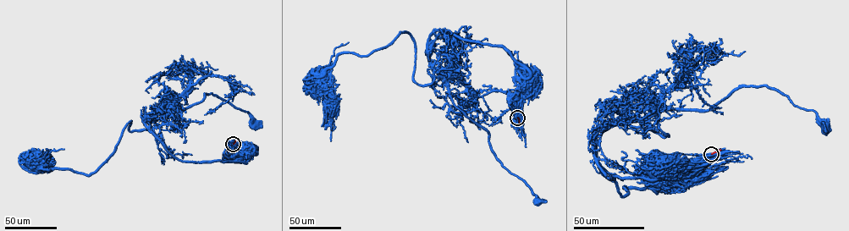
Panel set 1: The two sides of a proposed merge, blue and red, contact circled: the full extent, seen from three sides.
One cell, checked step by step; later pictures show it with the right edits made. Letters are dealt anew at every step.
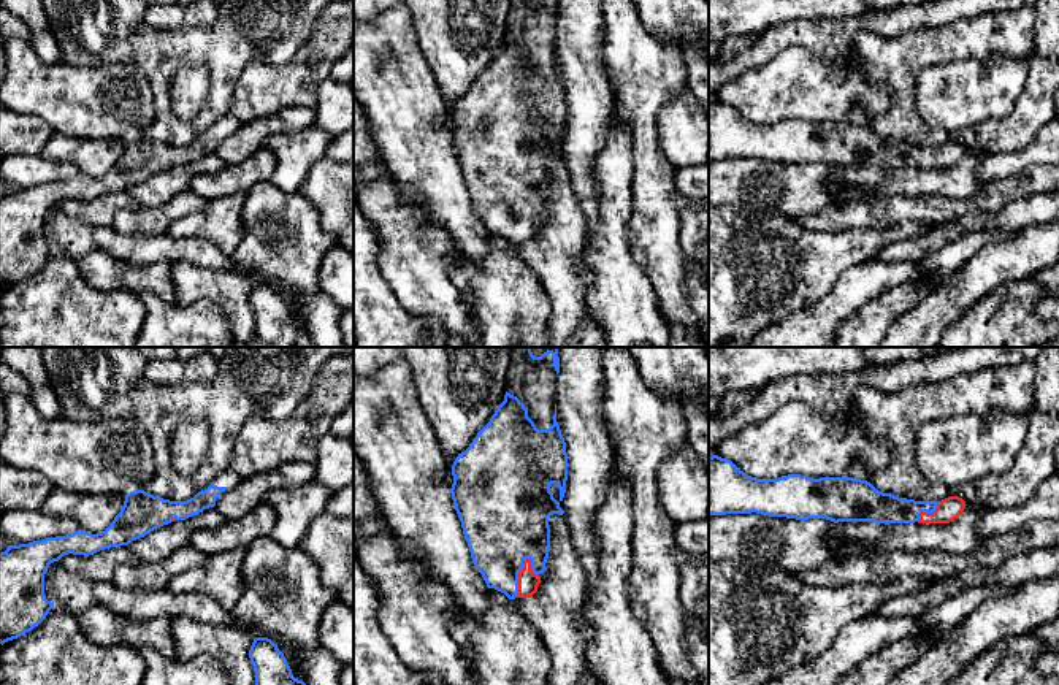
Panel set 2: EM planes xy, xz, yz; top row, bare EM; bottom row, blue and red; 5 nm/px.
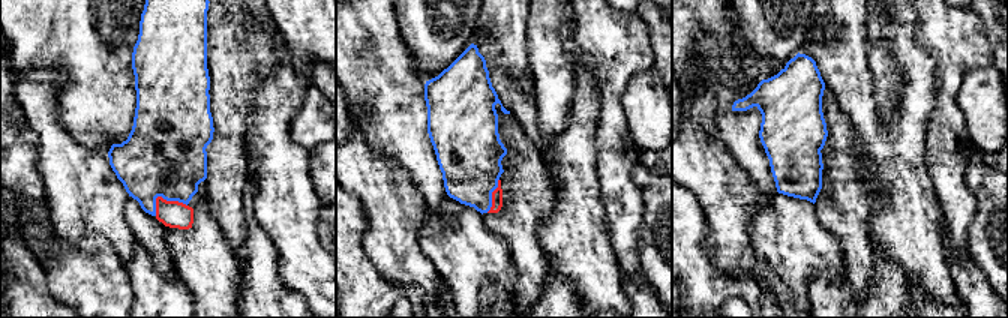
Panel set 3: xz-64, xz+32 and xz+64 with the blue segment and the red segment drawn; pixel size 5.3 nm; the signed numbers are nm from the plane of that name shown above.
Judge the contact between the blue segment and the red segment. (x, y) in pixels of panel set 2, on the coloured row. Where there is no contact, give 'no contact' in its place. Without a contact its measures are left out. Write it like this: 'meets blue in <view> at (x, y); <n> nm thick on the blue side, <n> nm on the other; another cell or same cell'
meets blue in xz at (517, 577); 360 nm thick on the blue side, 110 nm on the other; same cell

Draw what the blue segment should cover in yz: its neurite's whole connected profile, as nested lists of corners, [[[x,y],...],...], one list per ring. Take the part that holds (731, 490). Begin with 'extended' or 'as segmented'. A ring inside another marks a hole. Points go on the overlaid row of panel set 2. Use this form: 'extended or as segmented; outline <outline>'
extended; outline [[[718,455],[709,457],[709,515],[761,514],[796,520],[826,519],[839,522],[875,522],[875,523],[950,523],[965,509],[959,496],[942,501],[915,501],[878,492],[870,482],[842,477],[807,477],[788,474],[778,479],[756,479],[747,476],[731,460]]]

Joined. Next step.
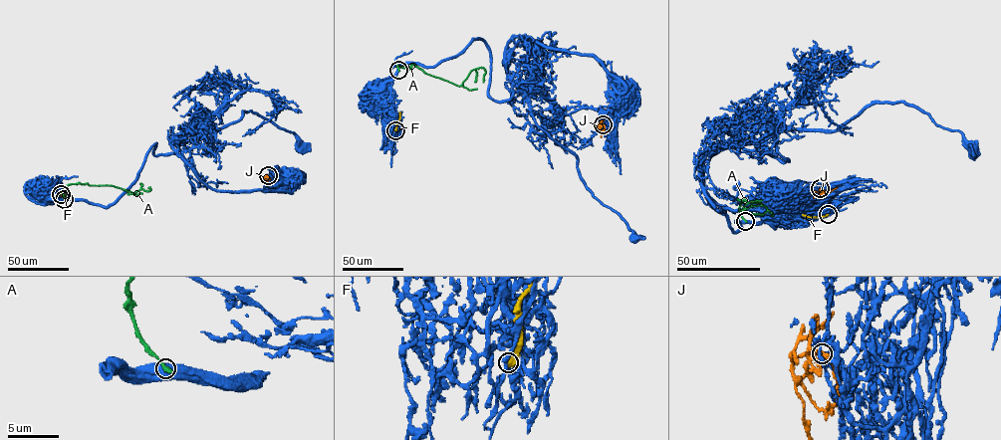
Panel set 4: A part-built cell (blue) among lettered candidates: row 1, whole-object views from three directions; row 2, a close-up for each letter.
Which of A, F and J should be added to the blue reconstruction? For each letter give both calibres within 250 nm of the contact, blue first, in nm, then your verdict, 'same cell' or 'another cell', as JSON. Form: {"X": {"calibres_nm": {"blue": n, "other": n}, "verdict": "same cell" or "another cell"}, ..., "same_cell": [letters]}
{"A": {"calibres_nm": {"blue": 550, "other": 440}, "verdict": "another cell"}, "F": {"calibres_nm": {"blue": 240, "other": 600}, "verdict": "another cell"}, "J": {"calibres_nm": {"blue": 360, "other": 260}, "verdict": "same cell"}, "same_cell": ["J"]}

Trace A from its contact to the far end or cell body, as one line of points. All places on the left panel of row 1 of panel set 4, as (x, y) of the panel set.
A: (64, 199), (63, 190), (72, 183), (111, 185), (125, 189), (128, 194), (141, 189), (149, 191), (148, 187)

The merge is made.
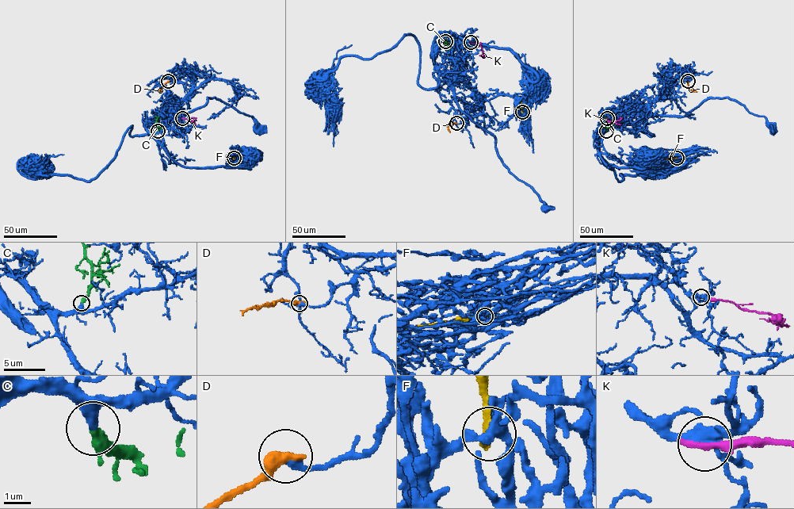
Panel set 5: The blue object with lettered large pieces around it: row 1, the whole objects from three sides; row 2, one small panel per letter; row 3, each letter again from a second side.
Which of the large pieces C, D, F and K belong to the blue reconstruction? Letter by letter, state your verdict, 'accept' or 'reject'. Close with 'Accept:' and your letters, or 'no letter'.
C: accept
D: reject
F: reject
K: reject
Accept: C

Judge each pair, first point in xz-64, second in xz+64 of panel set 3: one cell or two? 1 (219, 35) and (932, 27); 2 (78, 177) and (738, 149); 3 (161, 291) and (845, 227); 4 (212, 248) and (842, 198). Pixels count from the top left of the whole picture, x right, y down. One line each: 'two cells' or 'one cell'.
1: two cells
2: one cell
3: two cells
4: one cell

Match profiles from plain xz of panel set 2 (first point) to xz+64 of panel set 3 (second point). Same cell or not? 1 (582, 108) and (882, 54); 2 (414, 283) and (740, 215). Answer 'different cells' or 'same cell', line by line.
1: same cell
2: same cell

